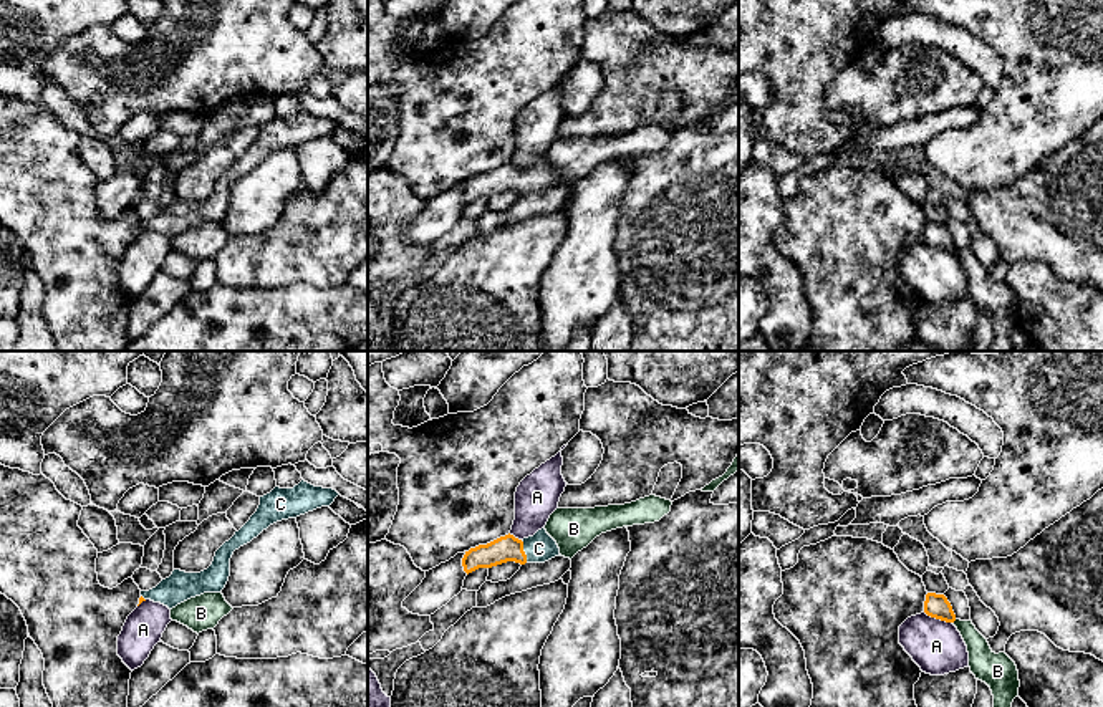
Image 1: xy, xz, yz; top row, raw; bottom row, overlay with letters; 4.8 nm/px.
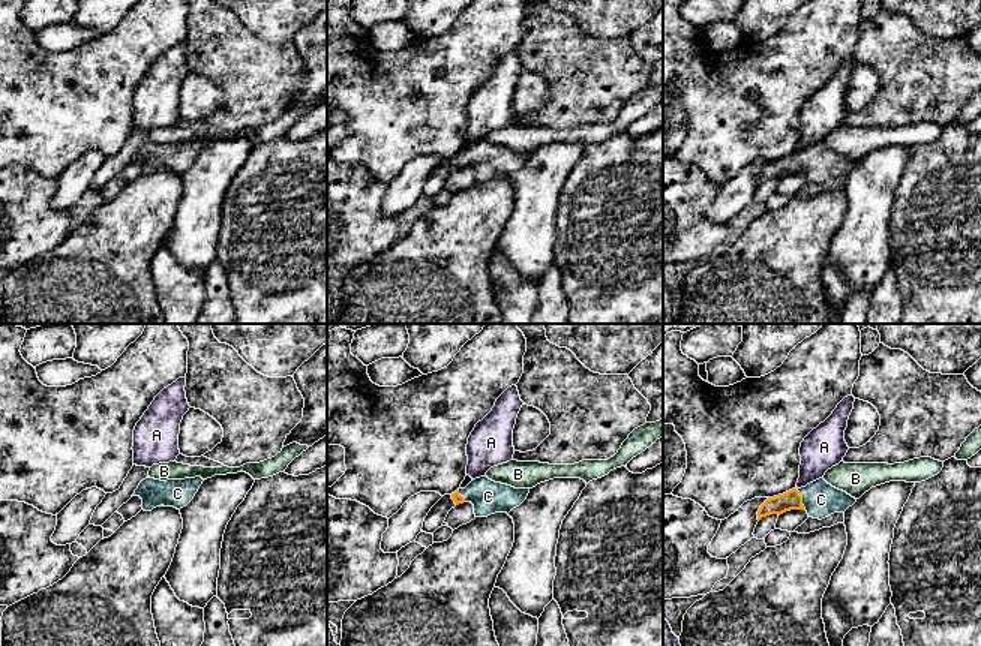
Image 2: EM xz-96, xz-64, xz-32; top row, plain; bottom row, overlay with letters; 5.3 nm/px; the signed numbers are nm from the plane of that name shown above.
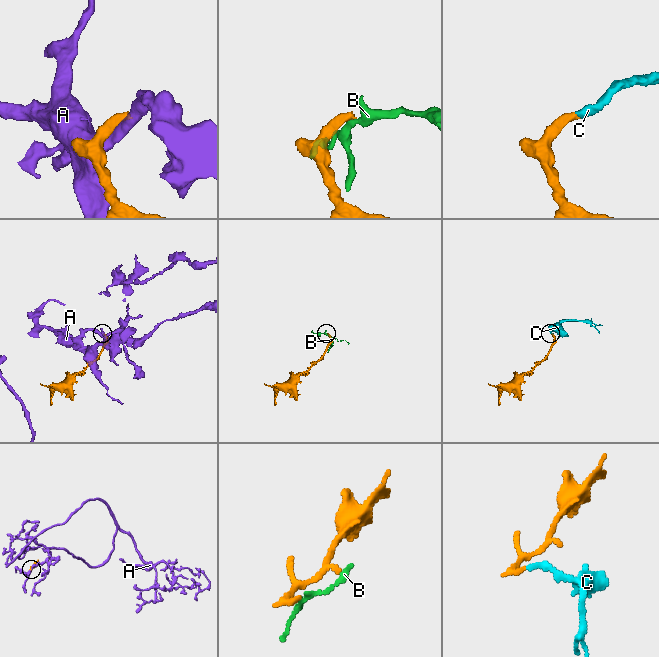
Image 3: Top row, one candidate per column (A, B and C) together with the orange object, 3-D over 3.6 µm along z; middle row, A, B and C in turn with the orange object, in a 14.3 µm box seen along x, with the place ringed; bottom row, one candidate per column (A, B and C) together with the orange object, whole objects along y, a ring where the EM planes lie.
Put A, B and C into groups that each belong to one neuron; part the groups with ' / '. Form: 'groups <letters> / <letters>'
groups A / B / C

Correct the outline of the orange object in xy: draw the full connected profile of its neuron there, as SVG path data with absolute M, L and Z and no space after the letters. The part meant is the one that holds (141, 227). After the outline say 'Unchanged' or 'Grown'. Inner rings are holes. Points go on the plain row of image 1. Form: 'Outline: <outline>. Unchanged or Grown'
Outline: M301 109L293 118L275 116L260 126L260 134L250 149L225 171L214 185L212 194L200 202L174 199L156 217L141 220L139 233L146 228L161 232L169 238L200 225L204 222L220 222L230 205L230 187L235 179L250 172L270 154L296 147L321 136L330 136L340 123L333 118L315 116Z. Grown

